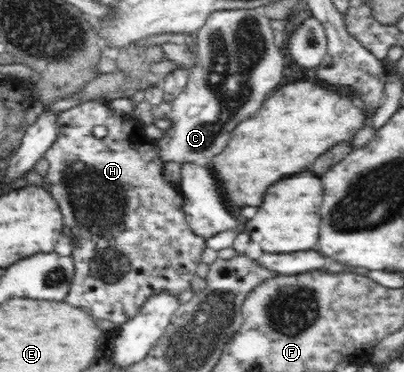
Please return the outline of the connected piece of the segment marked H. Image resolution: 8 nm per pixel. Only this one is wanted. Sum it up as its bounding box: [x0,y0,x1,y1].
[44,100,207,325]

